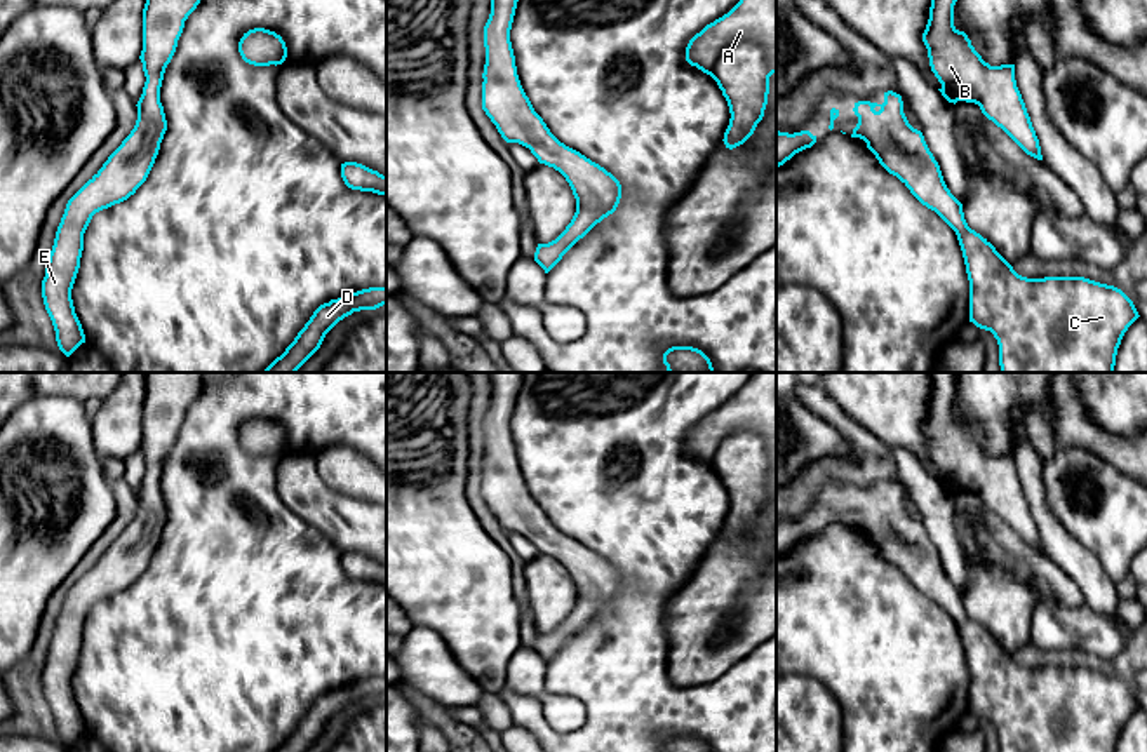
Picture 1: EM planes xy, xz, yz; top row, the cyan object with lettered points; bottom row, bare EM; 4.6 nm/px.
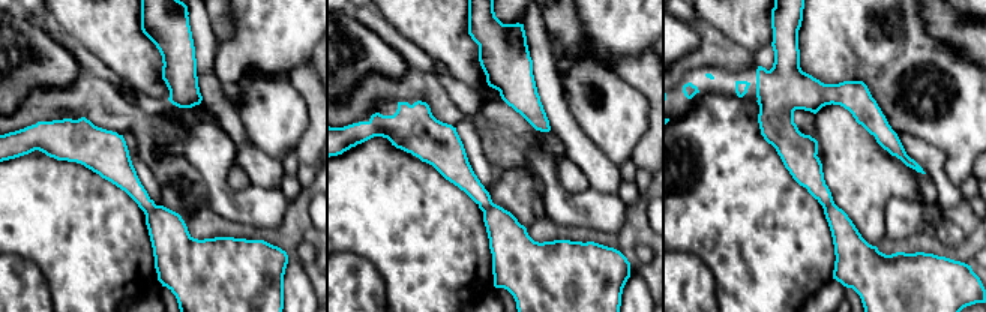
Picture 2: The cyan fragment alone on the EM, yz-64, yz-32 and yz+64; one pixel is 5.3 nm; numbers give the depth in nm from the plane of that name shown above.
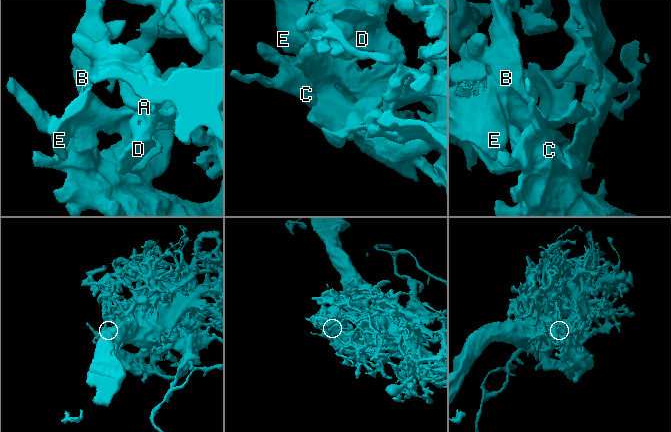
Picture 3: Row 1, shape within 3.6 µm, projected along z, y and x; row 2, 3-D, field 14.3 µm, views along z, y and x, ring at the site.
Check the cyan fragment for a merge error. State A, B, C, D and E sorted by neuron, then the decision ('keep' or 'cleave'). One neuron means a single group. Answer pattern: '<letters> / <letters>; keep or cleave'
A B D / C E; cleave

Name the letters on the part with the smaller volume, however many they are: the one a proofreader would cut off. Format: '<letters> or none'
C, E

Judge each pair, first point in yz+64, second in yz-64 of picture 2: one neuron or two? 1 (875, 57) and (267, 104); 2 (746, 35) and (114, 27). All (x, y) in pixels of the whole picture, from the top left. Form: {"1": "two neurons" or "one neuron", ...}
{"1": "one neuron", "2": "one neuron"}

